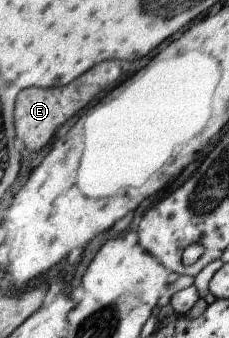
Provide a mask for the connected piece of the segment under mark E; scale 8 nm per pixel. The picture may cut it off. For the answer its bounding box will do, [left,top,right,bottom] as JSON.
[18,60,122,150]

